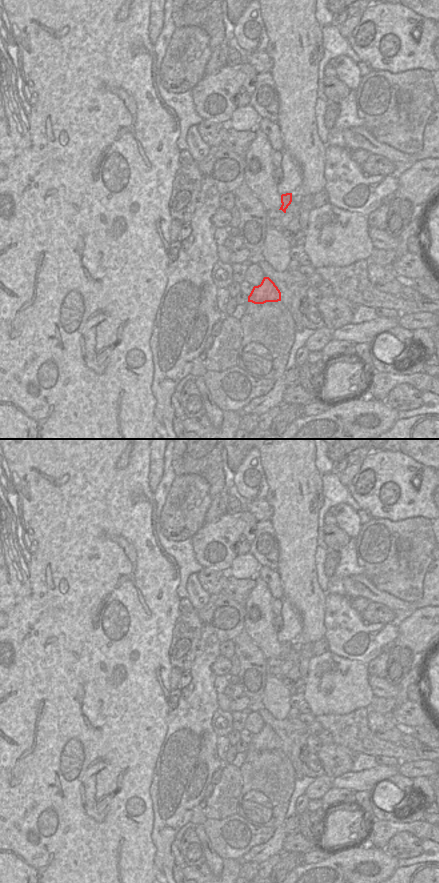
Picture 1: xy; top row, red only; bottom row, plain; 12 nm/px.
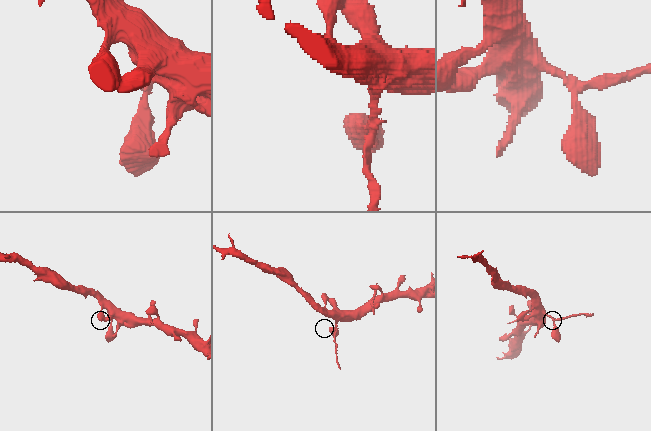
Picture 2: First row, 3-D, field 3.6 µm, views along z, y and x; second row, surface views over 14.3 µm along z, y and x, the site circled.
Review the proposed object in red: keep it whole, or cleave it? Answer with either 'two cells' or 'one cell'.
two cells

